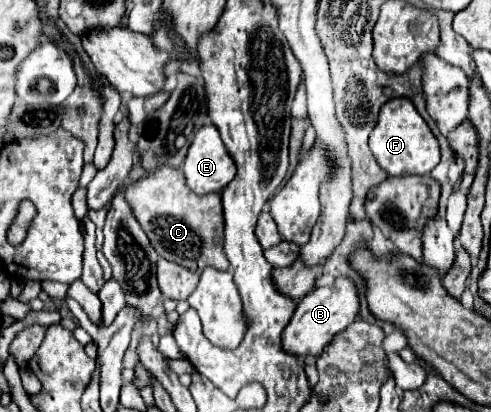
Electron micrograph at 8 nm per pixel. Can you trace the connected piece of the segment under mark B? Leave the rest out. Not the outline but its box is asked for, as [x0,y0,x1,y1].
[282,276,360,356]

